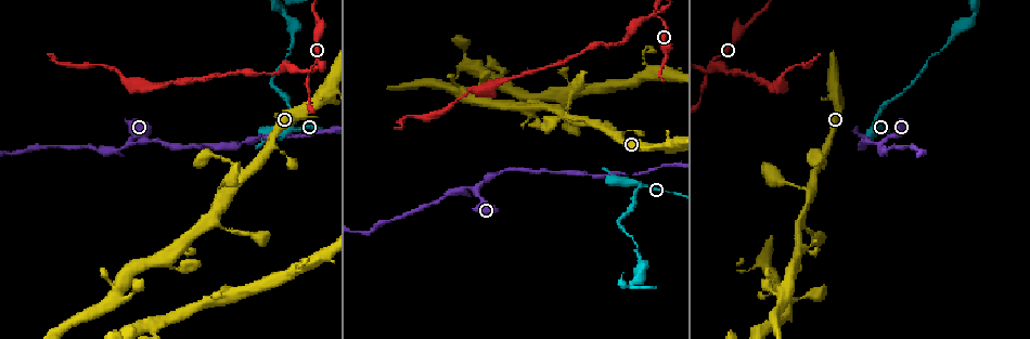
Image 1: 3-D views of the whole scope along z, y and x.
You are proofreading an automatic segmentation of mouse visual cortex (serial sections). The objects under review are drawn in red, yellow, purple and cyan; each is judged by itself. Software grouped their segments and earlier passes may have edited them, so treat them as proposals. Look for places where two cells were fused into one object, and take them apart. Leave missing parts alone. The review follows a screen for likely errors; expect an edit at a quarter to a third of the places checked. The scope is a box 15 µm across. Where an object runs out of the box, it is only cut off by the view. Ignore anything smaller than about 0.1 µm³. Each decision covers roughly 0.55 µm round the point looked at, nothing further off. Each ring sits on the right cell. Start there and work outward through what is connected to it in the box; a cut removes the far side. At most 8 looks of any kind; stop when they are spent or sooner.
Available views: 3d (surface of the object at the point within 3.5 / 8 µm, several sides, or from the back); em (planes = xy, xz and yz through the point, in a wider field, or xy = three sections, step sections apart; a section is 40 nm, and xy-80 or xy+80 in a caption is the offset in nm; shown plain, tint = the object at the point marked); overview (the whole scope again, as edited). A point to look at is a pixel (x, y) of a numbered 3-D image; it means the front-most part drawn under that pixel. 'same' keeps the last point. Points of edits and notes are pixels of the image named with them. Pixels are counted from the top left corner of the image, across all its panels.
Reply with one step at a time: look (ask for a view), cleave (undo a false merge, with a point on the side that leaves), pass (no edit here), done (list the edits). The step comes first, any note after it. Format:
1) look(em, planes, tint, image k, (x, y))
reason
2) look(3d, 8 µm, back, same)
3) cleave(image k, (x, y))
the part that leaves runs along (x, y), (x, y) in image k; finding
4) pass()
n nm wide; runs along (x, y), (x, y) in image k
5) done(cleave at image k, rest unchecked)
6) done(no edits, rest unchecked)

look(3d, 3.5 µm, back, image 1, (635, 182))
abrupt turn

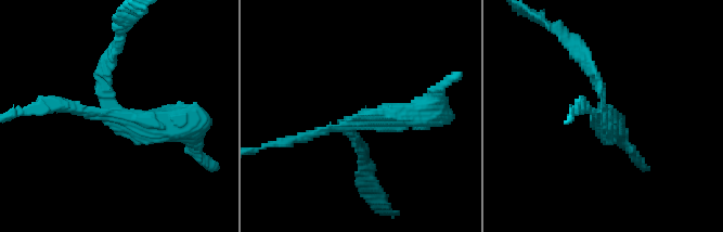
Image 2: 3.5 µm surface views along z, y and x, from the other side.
cleave(image 2, (101, 73))
the part that leaves runs along (113, 108), (103, 72), (124, 25) in image 2; two cells meet here

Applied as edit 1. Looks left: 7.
look(overview)

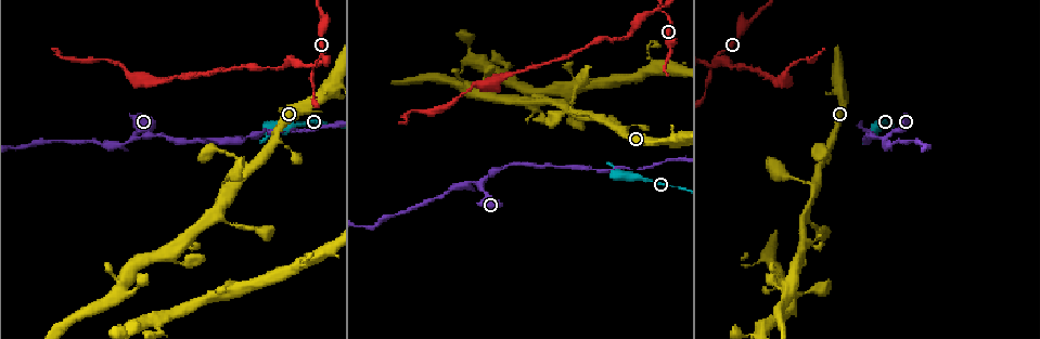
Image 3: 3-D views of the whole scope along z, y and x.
look(3d, 8 µm, image 3, (661, 9))
four or more arms meet

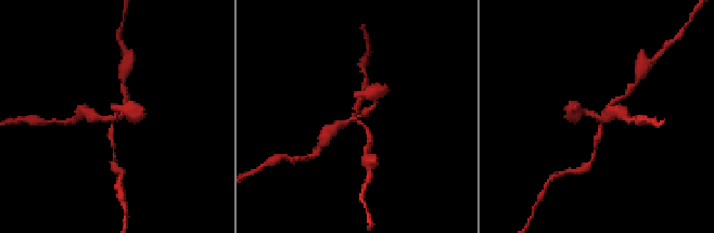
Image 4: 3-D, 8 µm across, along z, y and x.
look(3d, 3.5 µm, image 4, (353, 119))

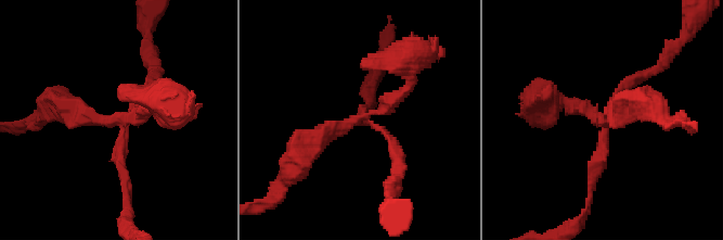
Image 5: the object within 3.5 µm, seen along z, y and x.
look(em, planes, tint, image 5, (601, 124))
4 arms; arms of 150, 200, 200, 300 nm; shape alone is not enough

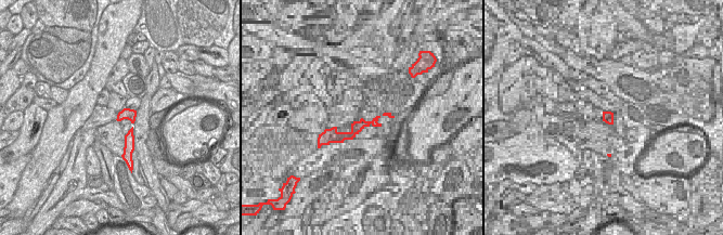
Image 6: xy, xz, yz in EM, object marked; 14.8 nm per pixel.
cleave(image 5, (397, 98))
160 nm wide; border along (136, 115), (130, 115), (127, 118) in image 6; a second cell is stuck on

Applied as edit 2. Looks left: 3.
look(3d, 3.5 µm, image 3, (479, 186))
three arms meet

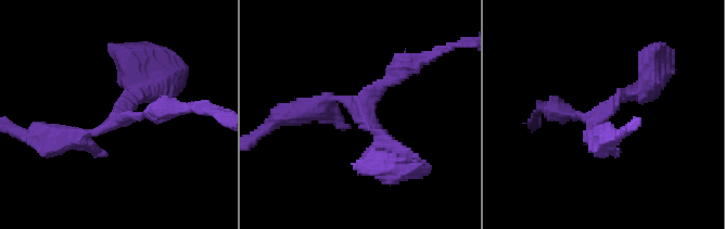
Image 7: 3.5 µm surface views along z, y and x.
look(em, xy, step 5, tint, image 7, (595, 114))
3 arms; arms of 250, 250, 300 nm

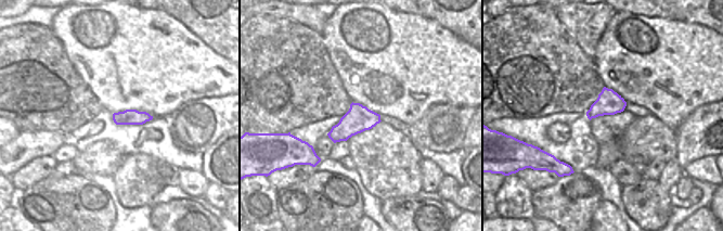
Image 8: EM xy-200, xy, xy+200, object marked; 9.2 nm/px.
pass()
runs along (390, 157), (366, 93), (419, 63) in image 7; all the same cell

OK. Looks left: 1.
done(cleave at image 2, cleave at image 5, rest unchecked)

